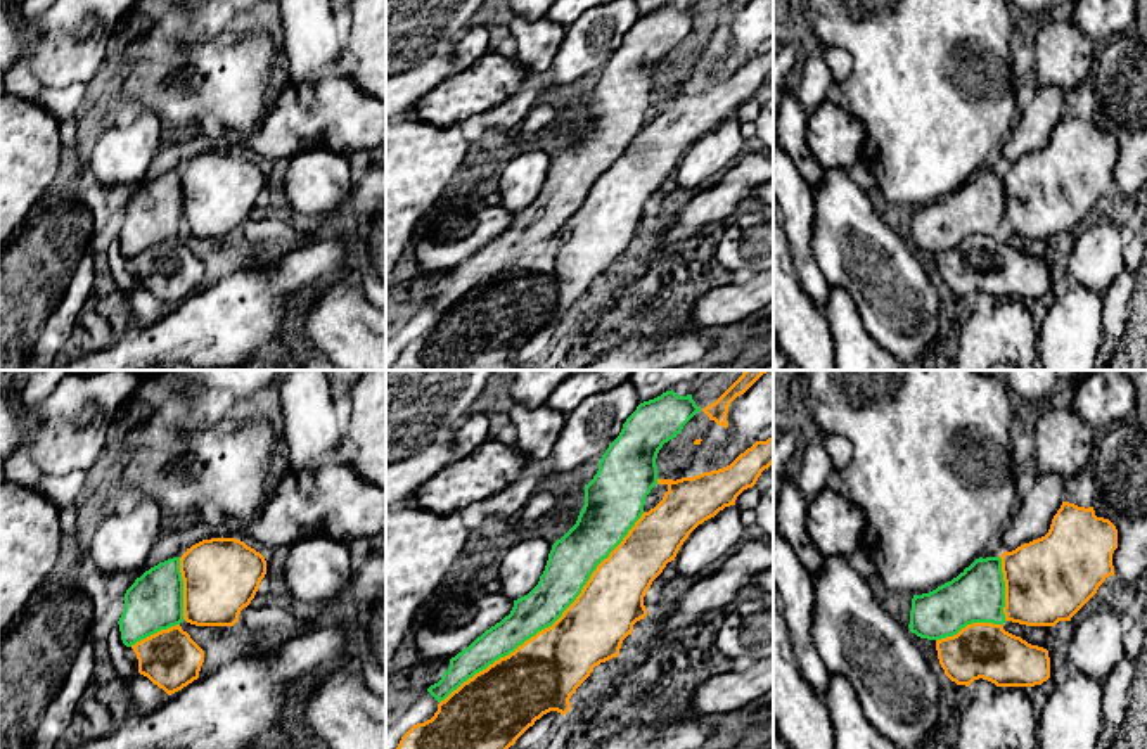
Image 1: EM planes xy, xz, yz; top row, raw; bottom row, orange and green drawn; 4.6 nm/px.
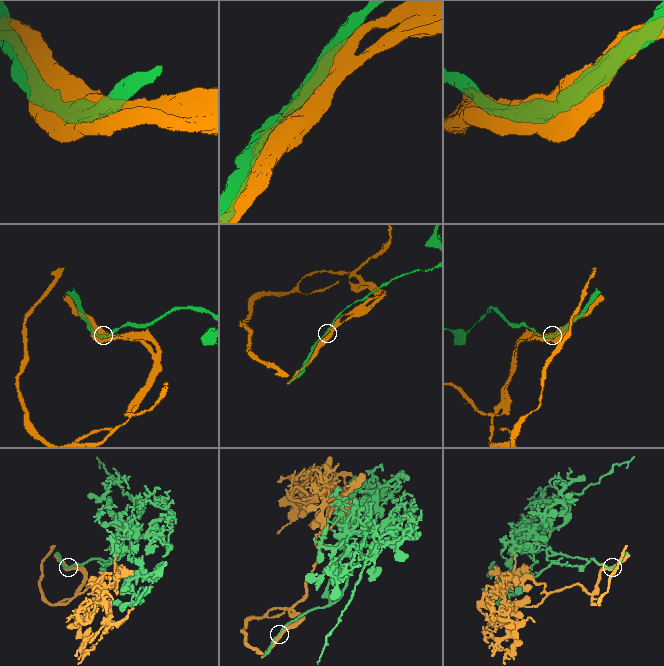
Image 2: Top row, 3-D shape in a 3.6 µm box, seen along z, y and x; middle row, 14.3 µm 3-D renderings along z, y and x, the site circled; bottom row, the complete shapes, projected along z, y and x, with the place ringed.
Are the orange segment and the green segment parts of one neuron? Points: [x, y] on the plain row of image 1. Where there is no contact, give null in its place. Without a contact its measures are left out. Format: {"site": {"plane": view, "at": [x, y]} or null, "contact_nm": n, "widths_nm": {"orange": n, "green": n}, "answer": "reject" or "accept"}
{"site": {"plane": "xz", "at": [552, 237]}, "contact_nm": 1300, "widths_nm": {"orange": 340, "green": 200}, "answer": "accept"}

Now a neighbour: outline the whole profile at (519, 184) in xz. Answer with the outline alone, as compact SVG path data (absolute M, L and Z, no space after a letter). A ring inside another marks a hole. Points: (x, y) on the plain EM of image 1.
M528 147L507 161L505 170L497 180L502 208L509 213L528 208L540 194L550 163L550 154Z

